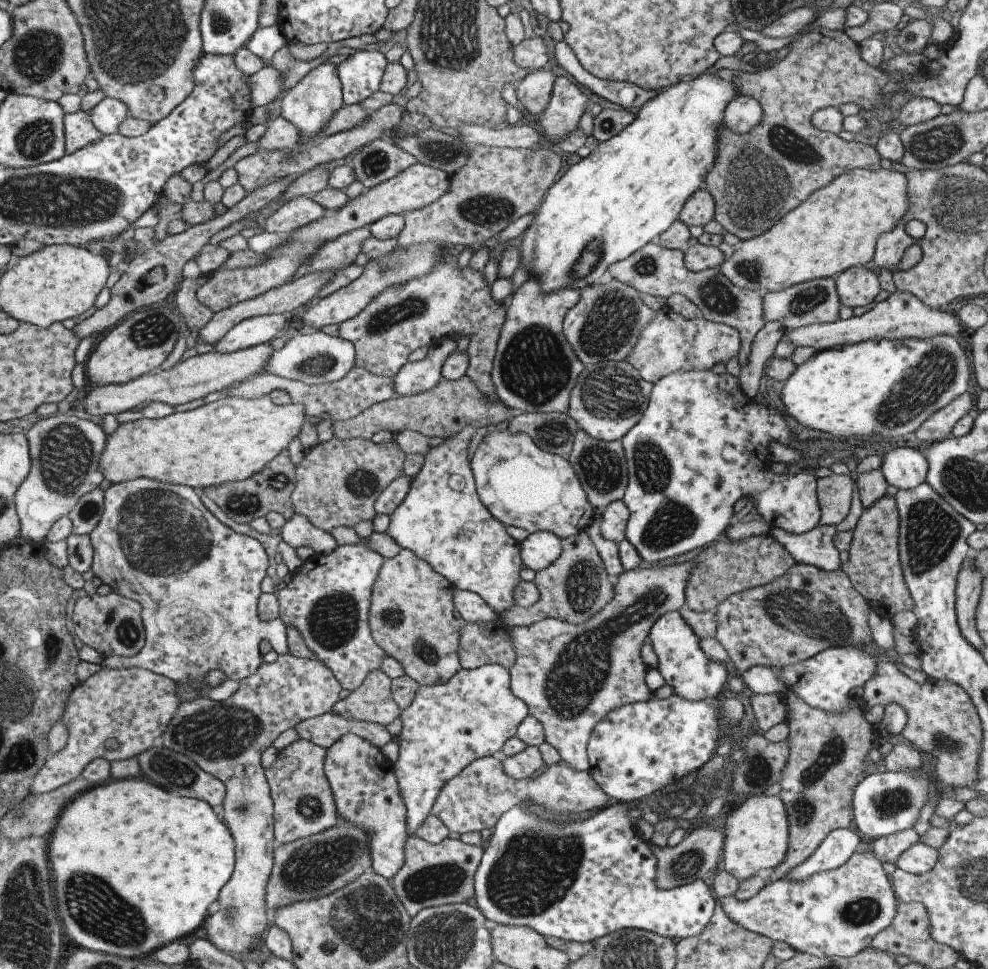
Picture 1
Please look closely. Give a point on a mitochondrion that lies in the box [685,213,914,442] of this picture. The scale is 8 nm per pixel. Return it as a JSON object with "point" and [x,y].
{"point":[713,294]}

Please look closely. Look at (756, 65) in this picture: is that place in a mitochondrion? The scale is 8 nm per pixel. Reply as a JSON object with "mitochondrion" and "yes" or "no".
{"mitochondrion":"no"}

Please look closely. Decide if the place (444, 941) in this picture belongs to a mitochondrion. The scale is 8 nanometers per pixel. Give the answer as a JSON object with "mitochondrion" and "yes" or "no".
{"mitochondrion":"yes"}

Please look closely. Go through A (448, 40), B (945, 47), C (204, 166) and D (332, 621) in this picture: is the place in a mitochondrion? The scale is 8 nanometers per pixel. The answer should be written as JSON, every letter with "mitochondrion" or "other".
{"A":"mitochondrion","B":"other","C":"other","D":"mitochondrion"}

